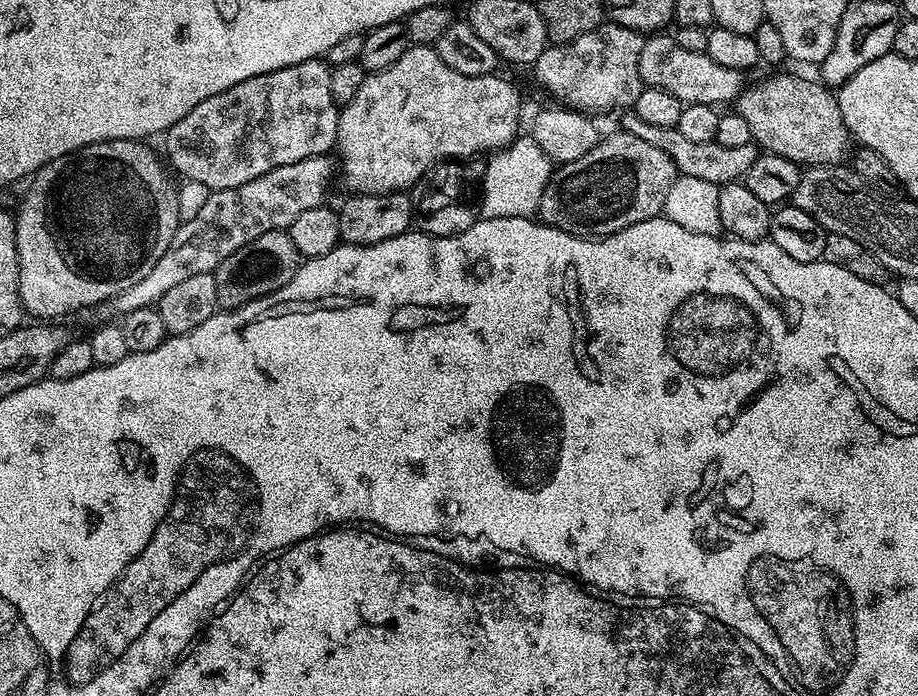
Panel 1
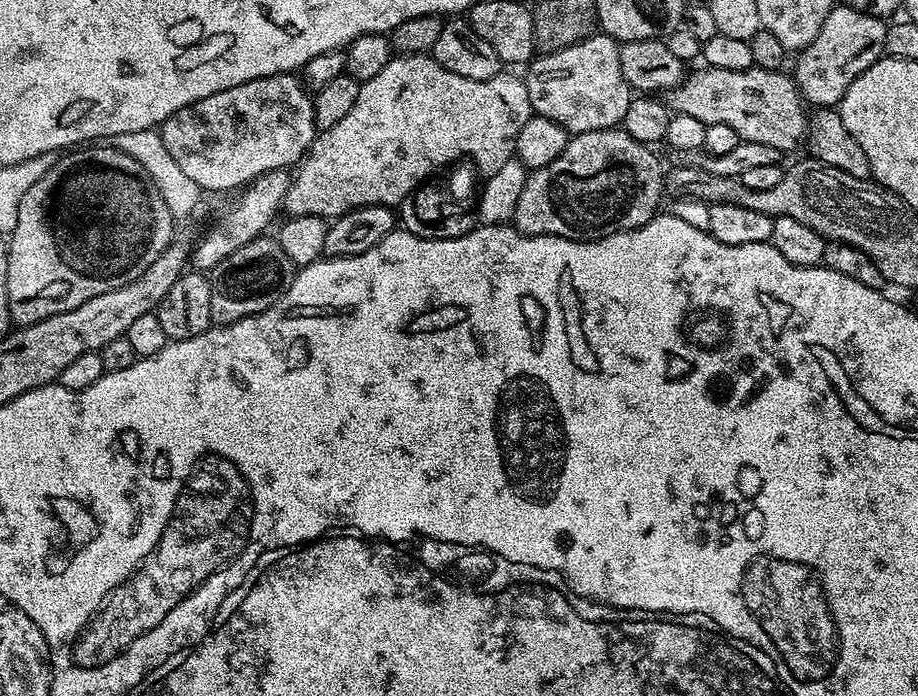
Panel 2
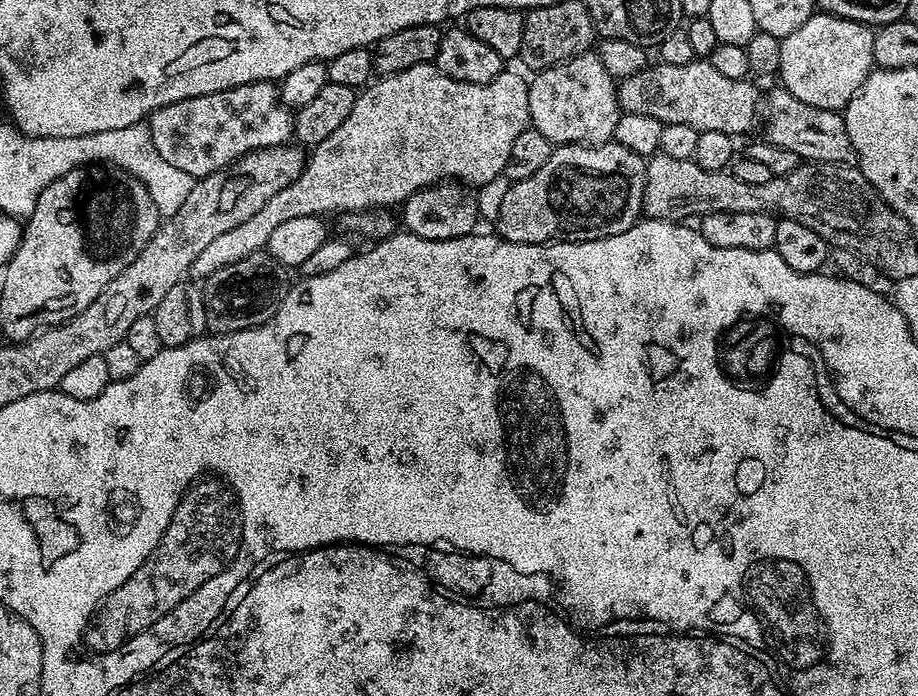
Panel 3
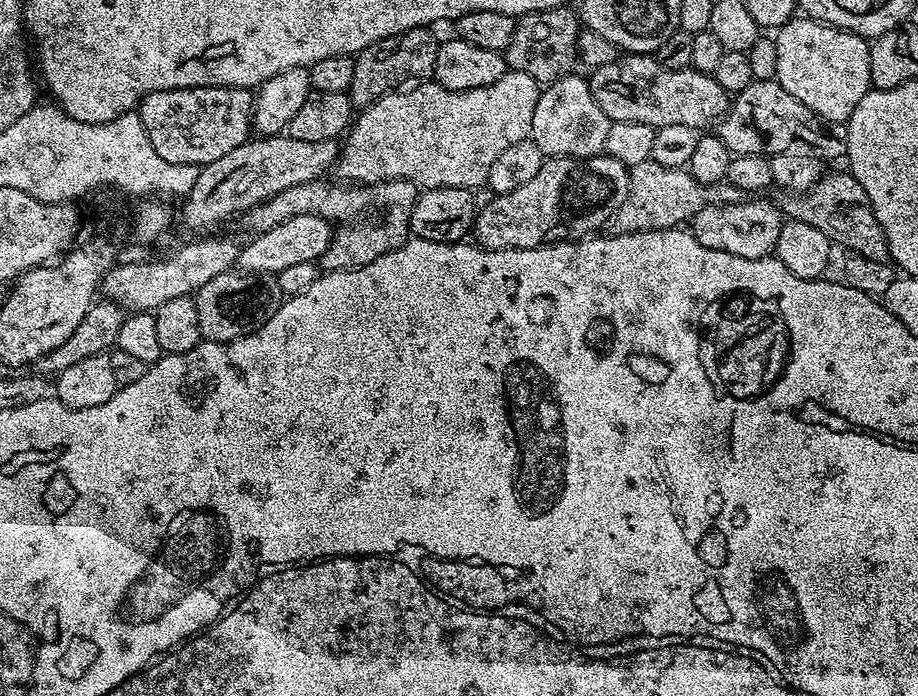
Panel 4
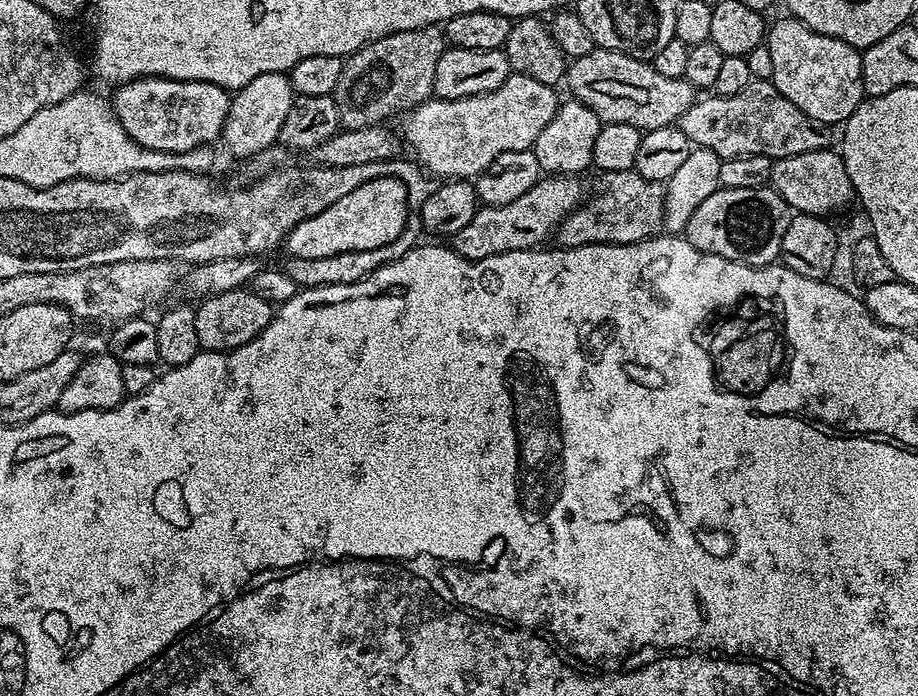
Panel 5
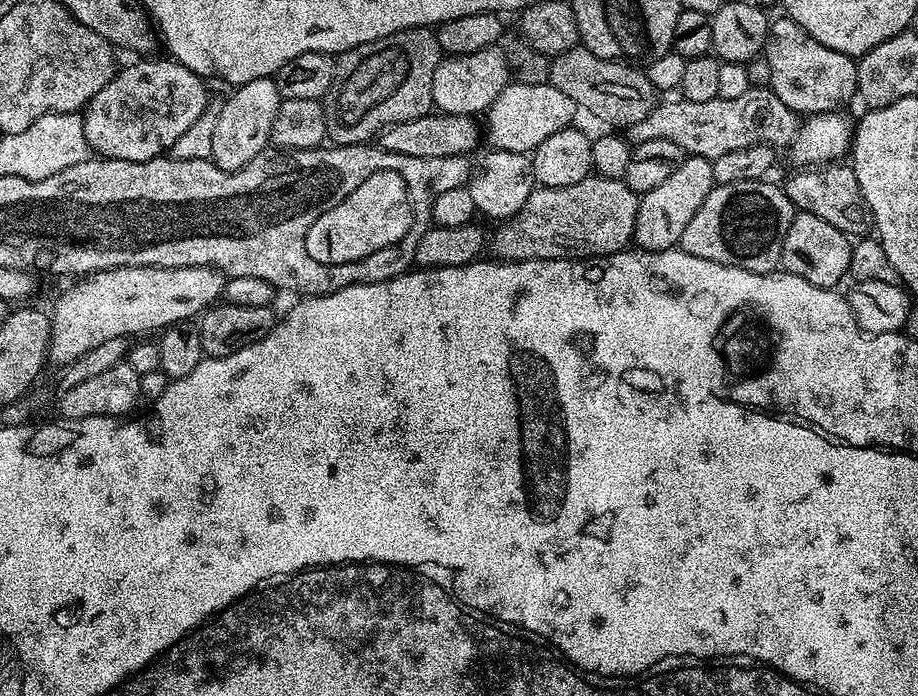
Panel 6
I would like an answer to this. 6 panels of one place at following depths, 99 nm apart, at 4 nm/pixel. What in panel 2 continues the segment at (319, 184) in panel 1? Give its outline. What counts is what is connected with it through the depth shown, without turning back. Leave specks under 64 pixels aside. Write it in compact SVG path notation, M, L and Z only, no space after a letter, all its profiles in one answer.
M287 171L267 172L251 184L239 189L238 194L231 197L232 205L224 208L208 224L208 229L200 236L196 248L191 249L190 264L196 270L210 270L222 262L222 258L230 258L234 250L242 250L246 242L254 242L254 238L265 235L272 223L277 223L276 215L281 215L286 198L286 190L290 183Z

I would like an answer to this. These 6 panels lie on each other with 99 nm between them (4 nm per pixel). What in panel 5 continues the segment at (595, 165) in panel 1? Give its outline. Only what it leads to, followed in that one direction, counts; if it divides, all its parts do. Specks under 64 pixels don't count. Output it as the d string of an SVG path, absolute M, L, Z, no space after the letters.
M548 174L540 179L530 190L526 190L526 194L522 194L522 198L514 198L514 202L506 202L506 206L501 208L491 206L477 207L474 218L470 218L470 222L466 226L462 226L462 230L458 230L458 234L450 237L451 251L456 252L467 260L481 260L482 258L497 256L503 252L526 252L543 245L540 243L551 232L553 235L559 229L561 222L575 208L581 207L582 201L585 199L585 197L583 198L584 188L576 180L579 179L572 174Z

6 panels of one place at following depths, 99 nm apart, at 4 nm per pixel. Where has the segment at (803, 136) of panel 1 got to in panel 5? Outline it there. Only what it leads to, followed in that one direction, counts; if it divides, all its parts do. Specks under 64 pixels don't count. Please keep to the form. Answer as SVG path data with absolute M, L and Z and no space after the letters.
M593 50L575 57L566 68L567 84L571 95L604 124L629 124L641 130L675 125L694 103L694 89L687 80L666 78L651 63L622 52Z

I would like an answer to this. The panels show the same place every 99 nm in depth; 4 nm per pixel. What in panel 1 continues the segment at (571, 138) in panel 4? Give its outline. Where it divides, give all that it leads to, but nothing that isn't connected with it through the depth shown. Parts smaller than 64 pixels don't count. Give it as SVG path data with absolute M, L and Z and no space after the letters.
M605 22L598 25L590 34L582 34L582 38L574 38L565 44L552 44L542 54L538 54L534 65L536 80L553 96L553 101L577 112L597 114L603 108L620 108L628 110L635 105L638 94L646 85L638 74L638 54L642 54L645 37L641 33L630 30L621 24Z

